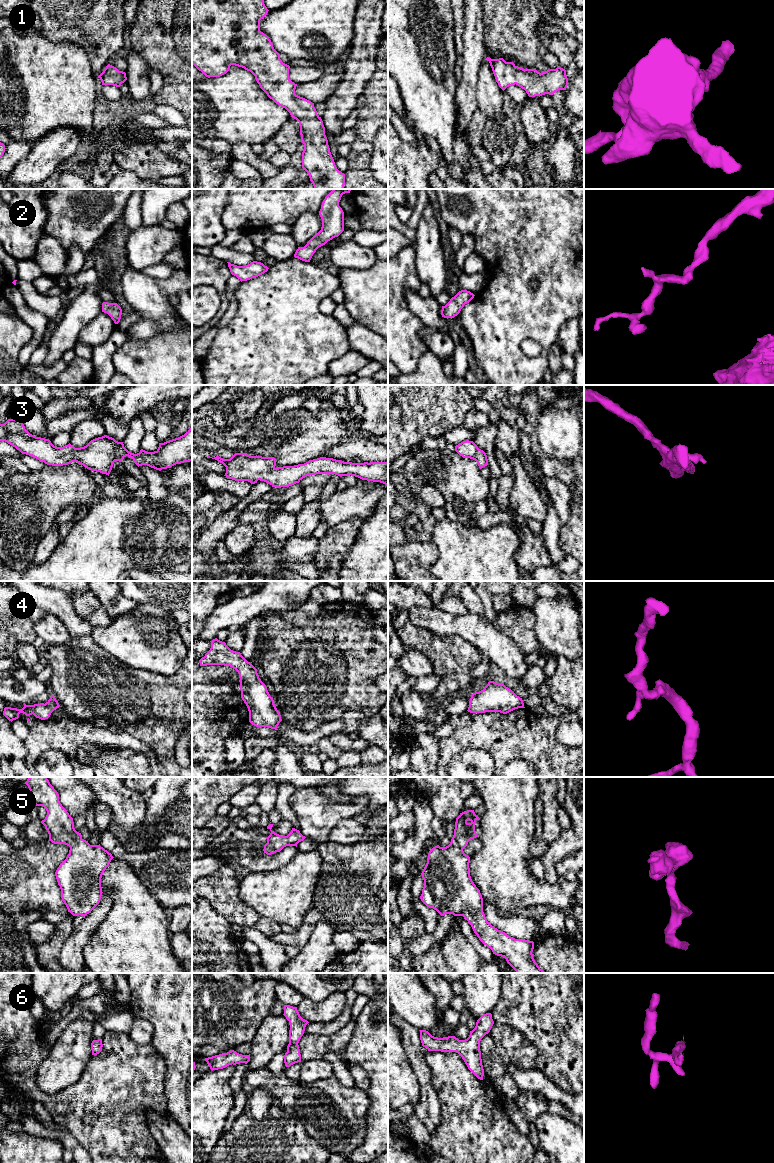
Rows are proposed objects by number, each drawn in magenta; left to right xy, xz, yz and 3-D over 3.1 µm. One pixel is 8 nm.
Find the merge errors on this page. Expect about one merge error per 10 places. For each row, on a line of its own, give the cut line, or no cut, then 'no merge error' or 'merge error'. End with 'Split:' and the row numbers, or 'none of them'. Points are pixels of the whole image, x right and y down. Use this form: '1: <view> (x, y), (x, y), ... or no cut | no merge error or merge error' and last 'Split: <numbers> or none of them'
1: no cut | no merge error
2: no cut | no merge error
3: no cut | no merge error
4: no cut | no merge error
5: no cut | no merge error
6: no cut | no merge error
Split: none of them

